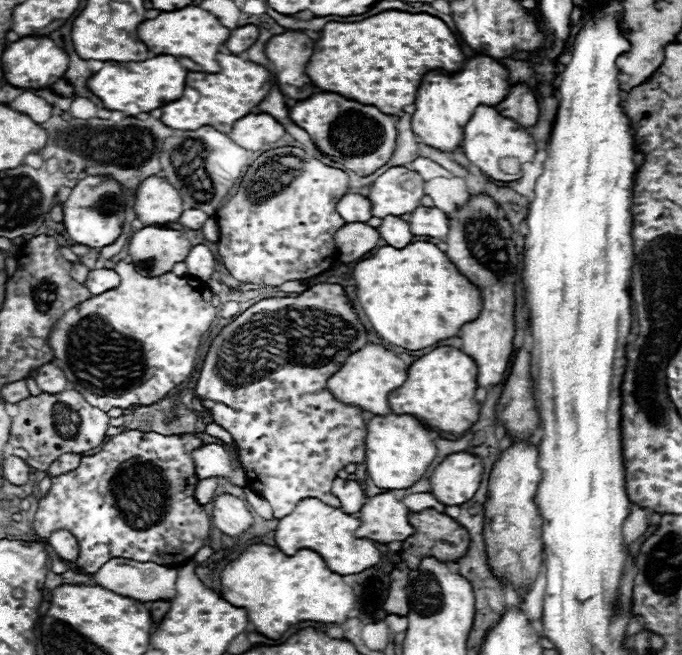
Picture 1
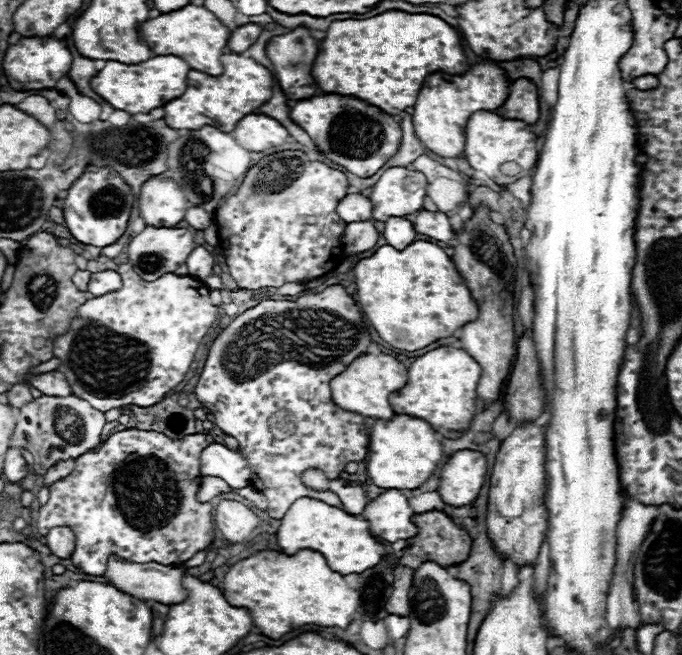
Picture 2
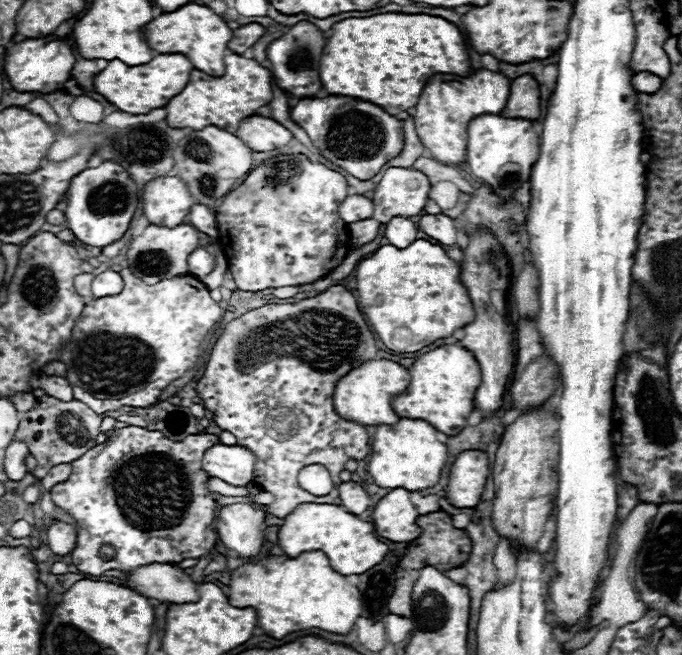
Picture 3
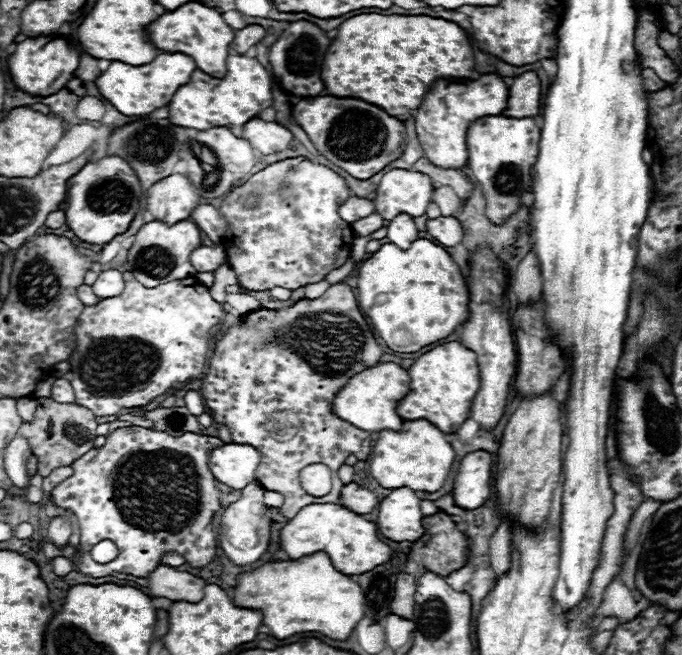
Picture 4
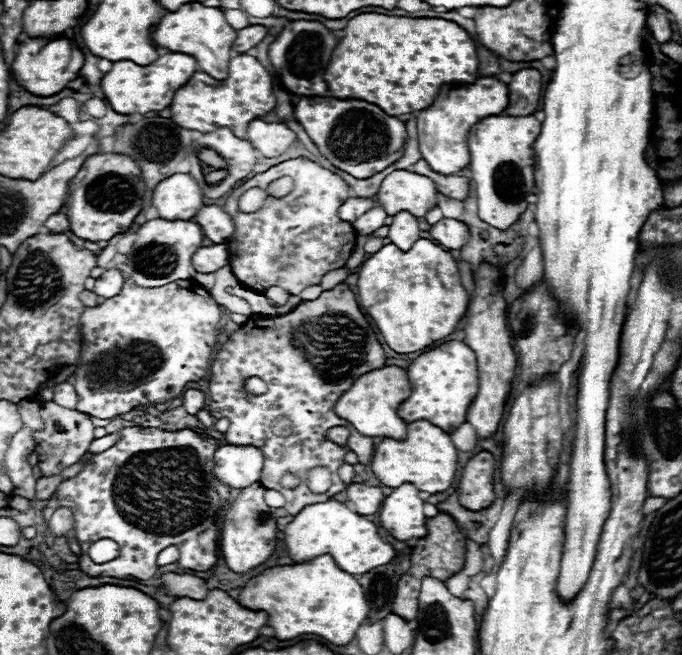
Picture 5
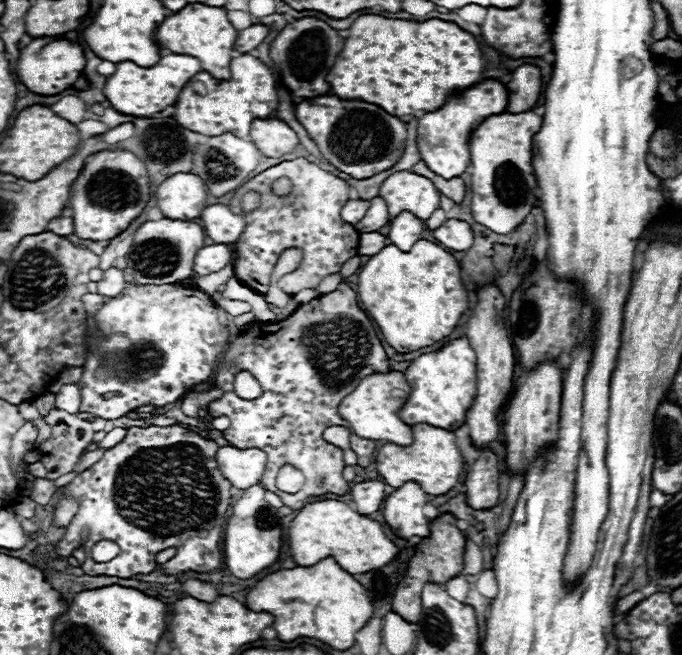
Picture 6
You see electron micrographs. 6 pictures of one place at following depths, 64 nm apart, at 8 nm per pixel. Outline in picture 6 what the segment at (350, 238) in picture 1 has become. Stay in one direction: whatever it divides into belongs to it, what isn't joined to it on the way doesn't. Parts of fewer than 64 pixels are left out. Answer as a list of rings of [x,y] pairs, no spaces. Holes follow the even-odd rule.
[[[378,196],[378,198],[370,200],[370,208],[368,208],[364,220],[360,220],[360,224],[356,224],[356,230],[360,234],[364,234],[364,232],[378,232],[386,224],[388,224],[388,206]]]

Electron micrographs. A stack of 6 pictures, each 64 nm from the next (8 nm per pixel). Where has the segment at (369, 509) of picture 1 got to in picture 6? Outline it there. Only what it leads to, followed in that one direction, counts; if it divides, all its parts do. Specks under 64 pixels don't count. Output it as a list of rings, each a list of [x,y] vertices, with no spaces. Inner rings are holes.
[[[408,482],[392,492],[384,500],[384,518],[386,524],[400,538],[430,536],[430,520],[424,516],[426,492],[416,482]]]

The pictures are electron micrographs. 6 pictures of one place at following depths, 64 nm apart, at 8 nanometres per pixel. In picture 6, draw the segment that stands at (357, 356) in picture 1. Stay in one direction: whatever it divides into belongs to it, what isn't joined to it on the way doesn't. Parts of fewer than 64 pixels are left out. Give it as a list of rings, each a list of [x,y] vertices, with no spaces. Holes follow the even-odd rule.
[[[402,372],[366,376],[364,380],[360,380],[356,390],[340,402],[338,412],[350,424],[352,432],[360,438],[376,440],[376,442],[390,442],[396,446],[410,446],[414,442],[412,428],[404,424],[398,416],[408,394],[410,394],[410,384],[404,380]]]

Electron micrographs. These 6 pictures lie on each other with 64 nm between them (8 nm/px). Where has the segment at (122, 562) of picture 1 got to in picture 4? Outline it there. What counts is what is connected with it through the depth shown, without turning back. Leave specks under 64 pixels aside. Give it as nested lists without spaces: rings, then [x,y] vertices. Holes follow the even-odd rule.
[[[158,566],[150,576],[150,590],[154,596],[162,596],[168,600],[186,600],[186,602],[198,602],[204,598],[204,586],[206,582],[198,576],[192,576],[188,572],[178,572],[170,566]]]

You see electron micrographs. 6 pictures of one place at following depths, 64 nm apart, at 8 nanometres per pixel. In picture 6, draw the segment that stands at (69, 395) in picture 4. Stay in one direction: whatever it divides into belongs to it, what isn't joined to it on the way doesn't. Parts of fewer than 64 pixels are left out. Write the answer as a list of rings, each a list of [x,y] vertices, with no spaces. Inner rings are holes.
[[[64,384],[56,392],[56,408],[66,410],[68,414],[78,414],[80,404],[82,404],[82,396],[80,396],[80,388],[76,384]]]

